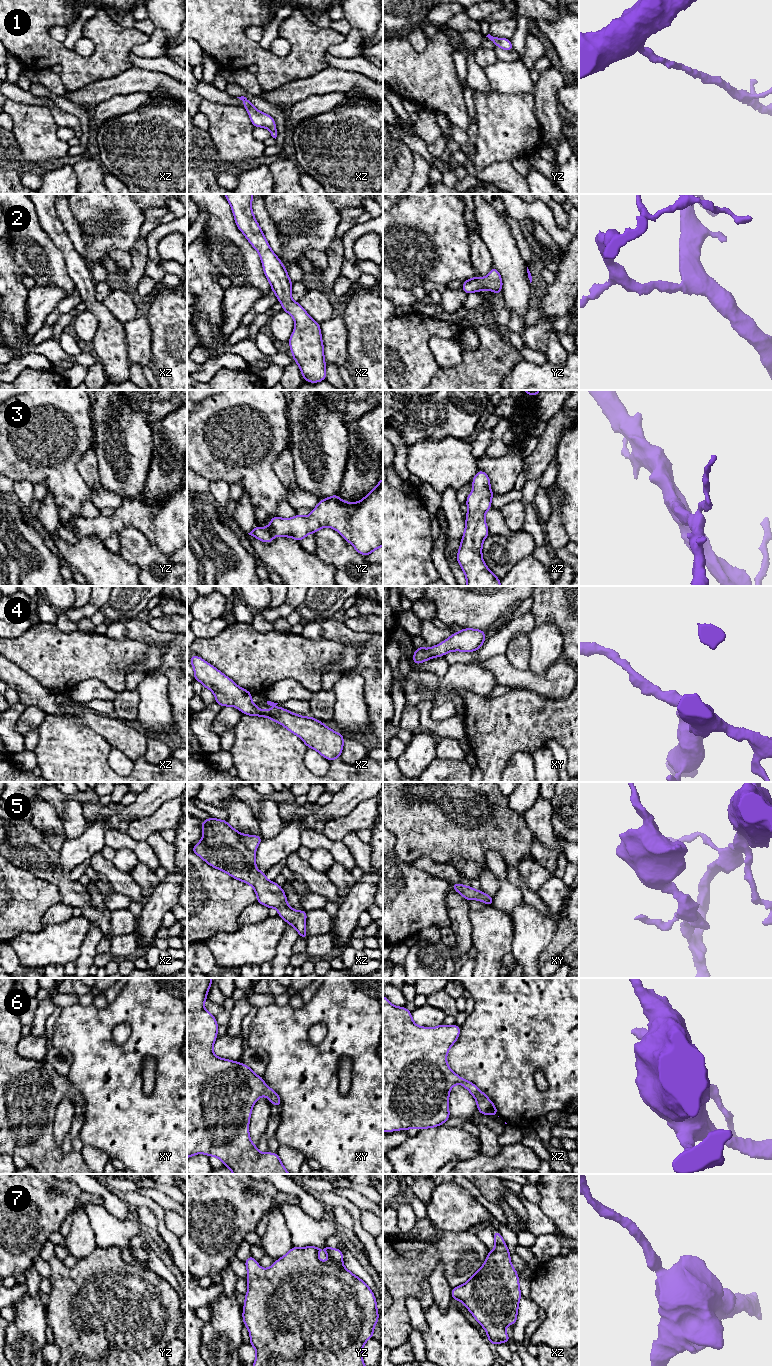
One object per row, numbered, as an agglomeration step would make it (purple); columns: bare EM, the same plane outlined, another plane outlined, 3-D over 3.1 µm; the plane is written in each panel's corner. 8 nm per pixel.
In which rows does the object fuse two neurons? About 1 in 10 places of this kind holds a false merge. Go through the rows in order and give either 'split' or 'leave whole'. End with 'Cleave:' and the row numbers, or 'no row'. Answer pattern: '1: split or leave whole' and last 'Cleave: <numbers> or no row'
1: leave whole
2: leave whole
3: leave whole
4: leave whole
5: leave whole
6: leave whole
7: leave whole
Cleave: no row

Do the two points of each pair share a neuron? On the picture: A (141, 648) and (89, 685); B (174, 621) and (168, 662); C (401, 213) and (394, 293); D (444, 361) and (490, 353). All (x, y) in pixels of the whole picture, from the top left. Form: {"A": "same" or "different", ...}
{"A": "different", "B": "different", "C": "different", "D": "different"}

